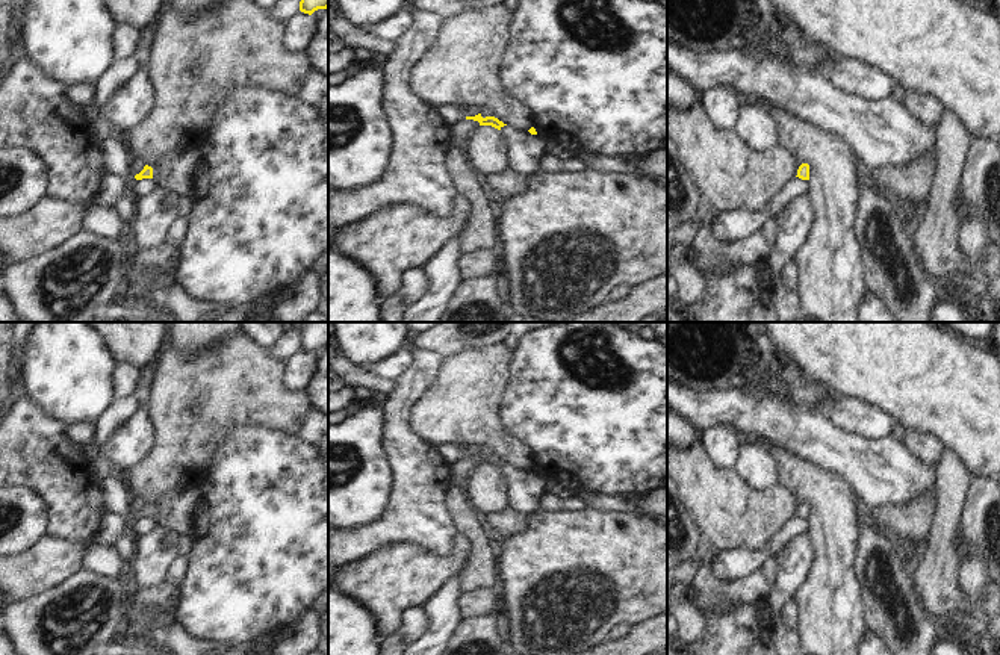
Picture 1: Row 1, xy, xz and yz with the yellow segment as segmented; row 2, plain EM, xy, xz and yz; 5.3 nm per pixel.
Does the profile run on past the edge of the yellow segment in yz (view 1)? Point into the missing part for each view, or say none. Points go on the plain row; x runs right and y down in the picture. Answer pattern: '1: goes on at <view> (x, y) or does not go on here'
1: does not go on here

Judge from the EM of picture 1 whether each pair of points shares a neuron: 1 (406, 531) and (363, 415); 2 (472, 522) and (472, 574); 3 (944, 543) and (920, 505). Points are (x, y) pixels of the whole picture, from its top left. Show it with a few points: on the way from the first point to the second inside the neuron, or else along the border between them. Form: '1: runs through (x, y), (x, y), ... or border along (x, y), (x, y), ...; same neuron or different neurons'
1: border along (386, 454), (392, 475), (391, 498), (374, 521); different neurons
2: runs through (475, 534), (477, 561); same neuron
3: border along (935, 493), (935, 518), (928, 534); different neurons

